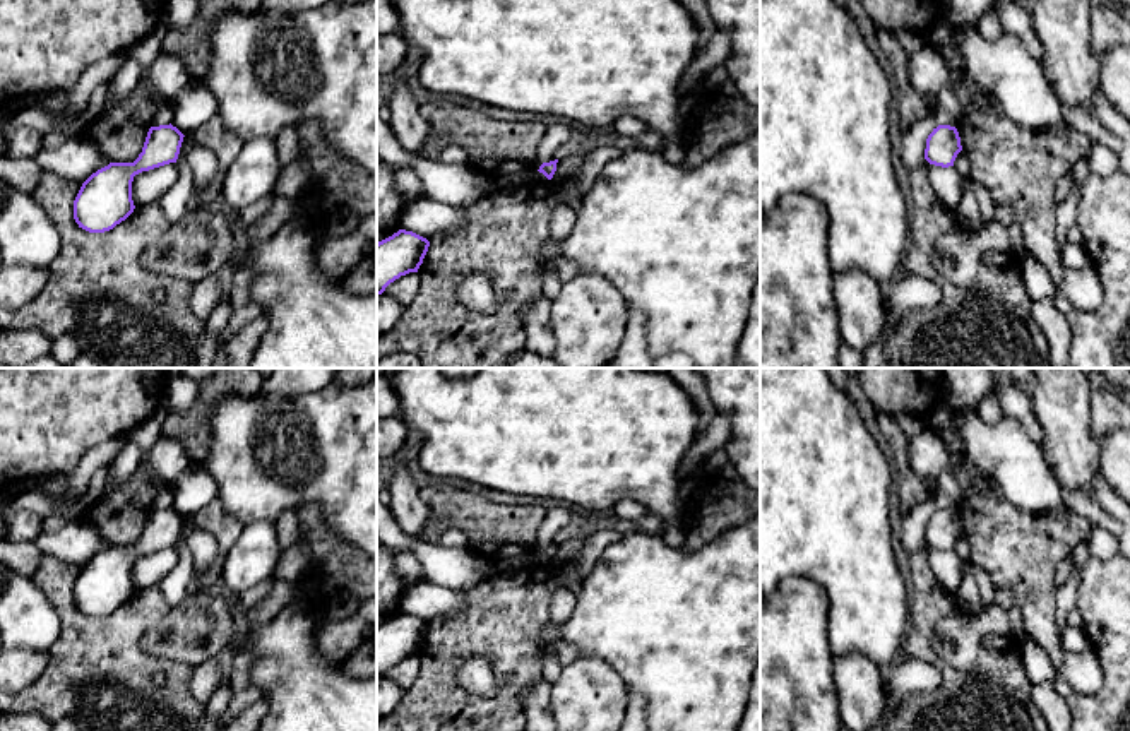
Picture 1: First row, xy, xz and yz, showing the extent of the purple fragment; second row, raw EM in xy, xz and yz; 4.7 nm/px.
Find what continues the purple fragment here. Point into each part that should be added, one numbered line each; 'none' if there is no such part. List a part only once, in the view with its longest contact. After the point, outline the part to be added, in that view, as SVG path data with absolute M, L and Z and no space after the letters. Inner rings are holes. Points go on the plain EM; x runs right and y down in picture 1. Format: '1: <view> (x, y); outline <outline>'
none

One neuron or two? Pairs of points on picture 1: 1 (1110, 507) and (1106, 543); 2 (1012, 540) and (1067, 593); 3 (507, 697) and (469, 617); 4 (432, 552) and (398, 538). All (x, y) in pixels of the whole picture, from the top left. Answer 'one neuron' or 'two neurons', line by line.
1: two neurons
2: two neurons
3: one neuron
4: one neuron

